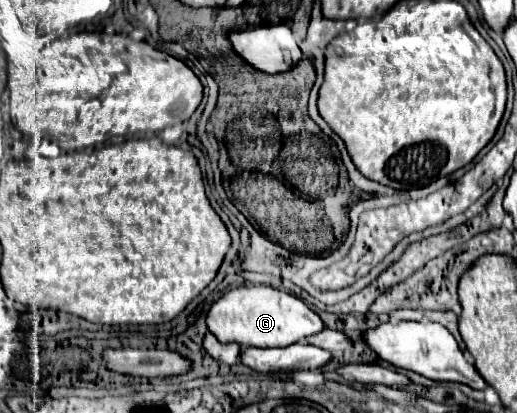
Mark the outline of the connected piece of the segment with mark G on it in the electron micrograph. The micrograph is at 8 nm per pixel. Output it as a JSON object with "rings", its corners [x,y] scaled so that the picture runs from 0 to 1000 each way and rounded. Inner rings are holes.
{"rings":[[[466,692],[427,717],[400,760],[400,794],[427,828],[462,828],[466,838],[551,843],[582,833],[598,814],[629,799],[629,780],[574,717],[524,692]]]}

